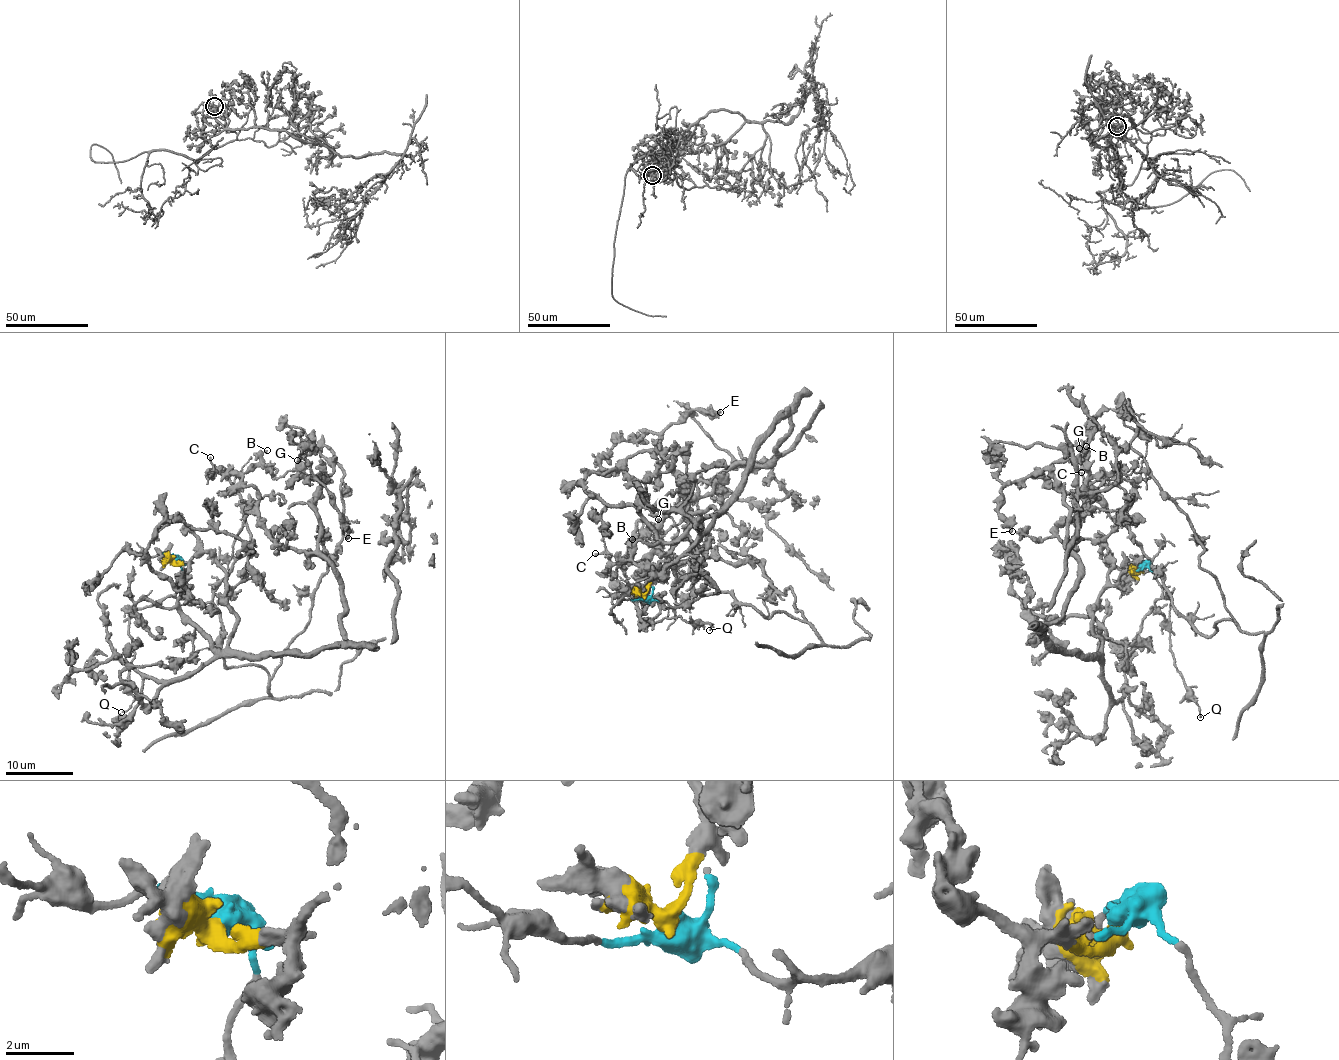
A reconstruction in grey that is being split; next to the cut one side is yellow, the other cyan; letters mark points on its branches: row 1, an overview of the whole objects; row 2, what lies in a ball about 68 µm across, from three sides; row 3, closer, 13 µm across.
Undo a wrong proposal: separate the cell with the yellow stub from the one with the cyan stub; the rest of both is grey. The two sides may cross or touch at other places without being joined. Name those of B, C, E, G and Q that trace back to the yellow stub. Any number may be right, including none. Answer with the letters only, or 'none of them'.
B, E, G

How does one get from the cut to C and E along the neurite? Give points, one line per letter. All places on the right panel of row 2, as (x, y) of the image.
C: (1141, 567), (1153, 573), (1164, 597), (1171, 592), (1129, 533), (1133, 482), (1123, 472), (1087, 482), (1081, 472)
E: (1141, 568), (1108, 561), (1098, 652), (1053, 647), (1047, 625), (1077, 585), (1054, 474), (1003, 488), (1012, 532)

